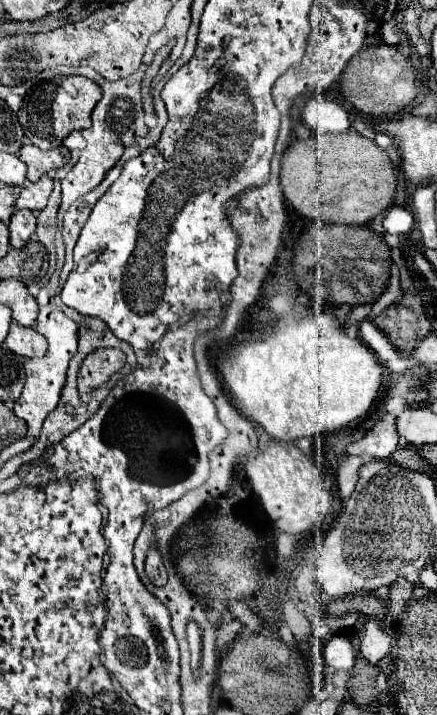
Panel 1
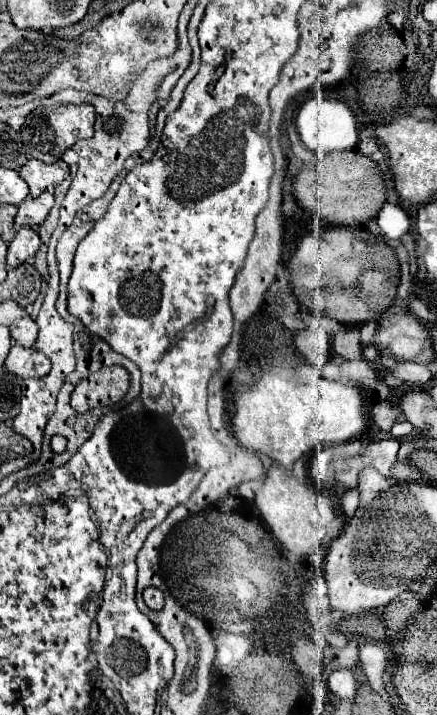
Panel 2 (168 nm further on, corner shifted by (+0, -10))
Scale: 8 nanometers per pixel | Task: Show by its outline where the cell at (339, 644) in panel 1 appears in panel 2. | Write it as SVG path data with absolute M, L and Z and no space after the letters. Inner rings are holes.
M339 669L329 675L329 689L341 699L353 699L355 697L355 679L349 669Z

